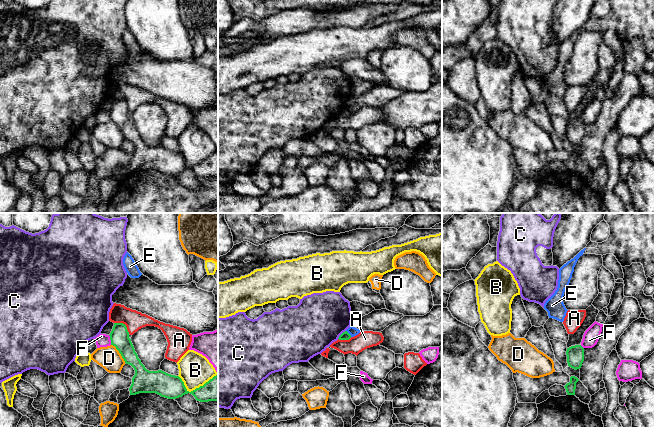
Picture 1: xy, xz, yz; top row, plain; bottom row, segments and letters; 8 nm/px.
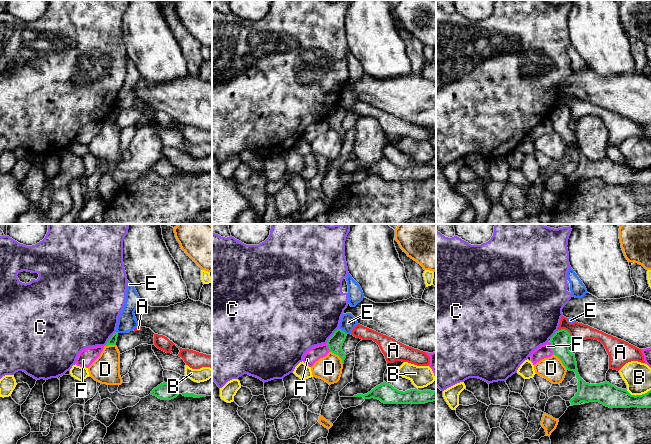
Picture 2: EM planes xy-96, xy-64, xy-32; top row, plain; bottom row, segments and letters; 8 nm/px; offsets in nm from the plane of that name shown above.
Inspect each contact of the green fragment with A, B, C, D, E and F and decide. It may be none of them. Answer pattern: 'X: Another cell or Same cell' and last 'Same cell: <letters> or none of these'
A: Another cell
B: Another cell
C: Another cell
D: Another cell
E: Another cell
F: Another cell
Same cell: none of these

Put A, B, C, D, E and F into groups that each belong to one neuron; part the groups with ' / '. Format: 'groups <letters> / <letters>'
groups A / B / C / D / E / F

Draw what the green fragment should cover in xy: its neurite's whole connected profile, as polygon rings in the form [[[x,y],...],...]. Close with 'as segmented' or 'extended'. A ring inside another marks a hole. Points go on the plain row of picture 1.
[[[114,99],[109,112],[111,121],[116,123],[125,139],[131,141],[135,146],[129,164],[130,171],[156,169],[161,173],[176,175],[190,169],[200,178],[218,177],[218,150],[203,162],[189,168],[179,152],[162,146],[149,147],[145,144],[135,128],[125,100]]]; as segmented

